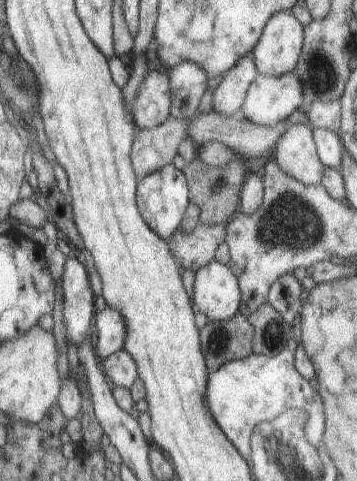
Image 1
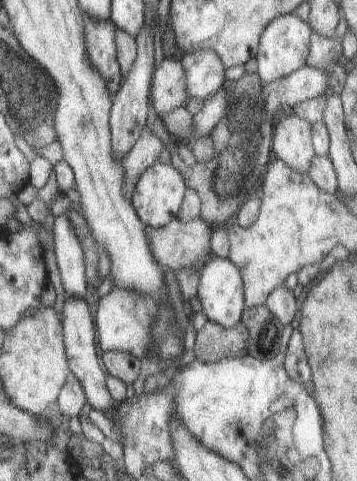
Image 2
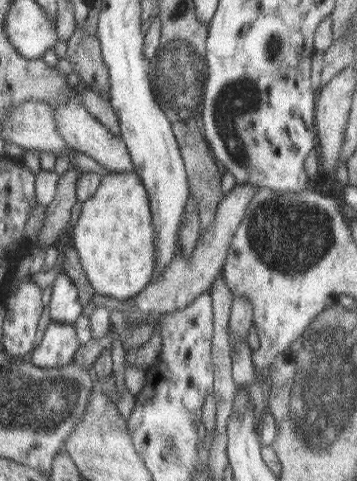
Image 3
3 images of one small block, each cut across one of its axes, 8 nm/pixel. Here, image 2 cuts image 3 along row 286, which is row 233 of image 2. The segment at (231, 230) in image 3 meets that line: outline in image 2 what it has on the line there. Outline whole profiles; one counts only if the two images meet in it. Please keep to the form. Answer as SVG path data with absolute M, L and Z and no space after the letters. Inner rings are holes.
M203 218L191 222L171 220L171 224L163 228L147 226L147 234L151 238L155 258L165 268L169 266L173 270L181 270L195 266L205 262L205 256L211 252L213 226L209 226Z

